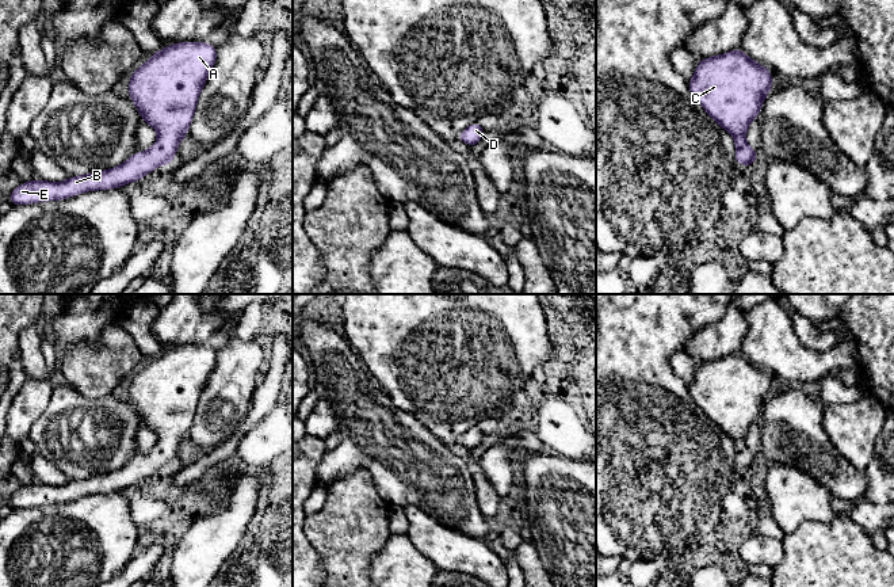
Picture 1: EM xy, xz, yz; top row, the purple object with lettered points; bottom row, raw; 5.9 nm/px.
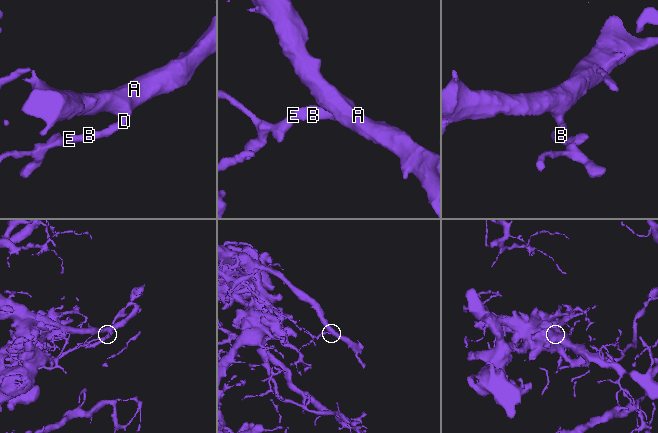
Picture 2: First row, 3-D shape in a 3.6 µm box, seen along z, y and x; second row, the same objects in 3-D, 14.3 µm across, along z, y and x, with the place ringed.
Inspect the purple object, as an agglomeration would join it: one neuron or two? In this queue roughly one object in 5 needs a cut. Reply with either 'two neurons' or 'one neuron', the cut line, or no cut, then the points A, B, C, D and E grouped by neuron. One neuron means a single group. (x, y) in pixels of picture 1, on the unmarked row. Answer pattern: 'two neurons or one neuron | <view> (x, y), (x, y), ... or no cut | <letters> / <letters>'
one neuron | no cut | A B C D E

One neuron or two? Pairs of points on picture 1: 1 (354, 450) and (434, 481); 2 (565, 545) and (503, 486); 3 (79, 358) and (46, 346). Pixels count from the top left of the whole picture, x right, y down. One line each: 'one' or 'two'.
1: one
2: two
3: two

